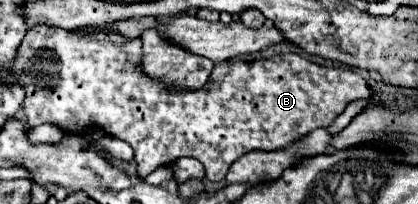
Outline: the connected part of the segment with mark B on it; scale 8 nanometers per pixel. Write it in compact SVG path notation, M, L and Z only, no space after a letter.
M36 26L34 30L28 30L28 34L24 36L22 40L22 46L18 48L18 58L16 58L16 74L20 78L20 82L26 86L26 98L24 98L24 112L26 112L26 124L30 128L34 126L40 126L40 124L54 124L58 128L62 128L64 132L74 132L74 134L82 134L90 128L96 126L96 130L104 132L104 134L110 134L114 138L120 138L124 142L128 142L134 150L134 160L138 164L138 176L148 176L152 170L156 170L158 166L170 166L174 164L178 158L196 158L204 164L204 170L206 170L206 178L212 180L212 182L220 182L224 180L230 164L234 160L238 160L240 156L252 152L252 150L264 150L264 152L272 152L272 150L284 150L288 146L292 146L296 140L300 140L302 136L310 134L312 130L316 128L328 128L334 118L338 114L344 112L344 108L352 102L352 100L368 100L372 96L366 80L358 74L358 72L352 72L352 70L344 70L344 68L326 68L326 66L318 66L318 64L312 64L308 62L306 58L298 56L298 54L284 54L284 56L274 56L270 60L256 60L256 62L250 62L250 64L234 64L232 68L232 62L224 62L224 64L218 64L218 80L216 76L210 78L210 86L206 86L208 90L204 92L204 88L200 90L192 90L192 92L186 92L186 90L170 90L166 86L160 86L158 80L150 80L142 74L140 70L140 48L142 42L140 38L136 38L136 42L122 42L122 38L118 38L116 34L74 34L70 30L62 30L62 28L54 28L50 30L48 26Z

